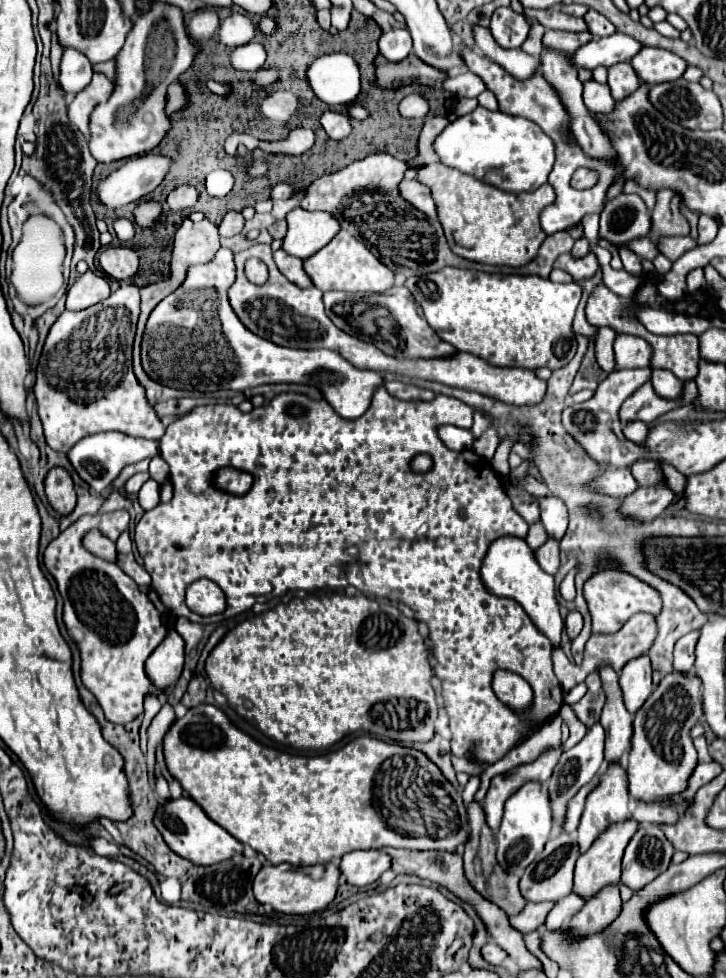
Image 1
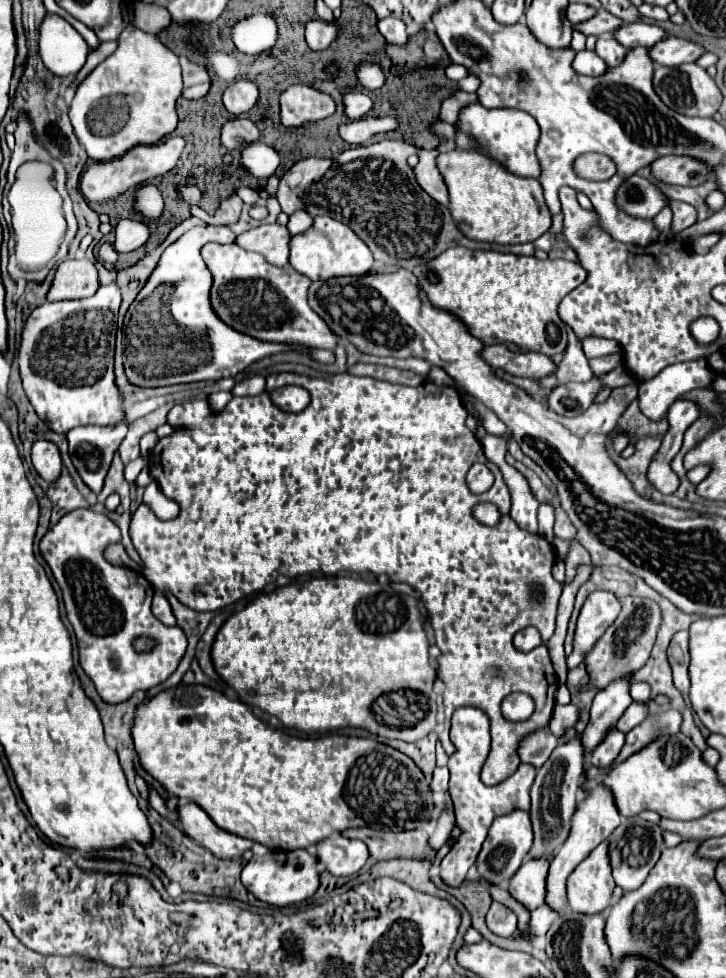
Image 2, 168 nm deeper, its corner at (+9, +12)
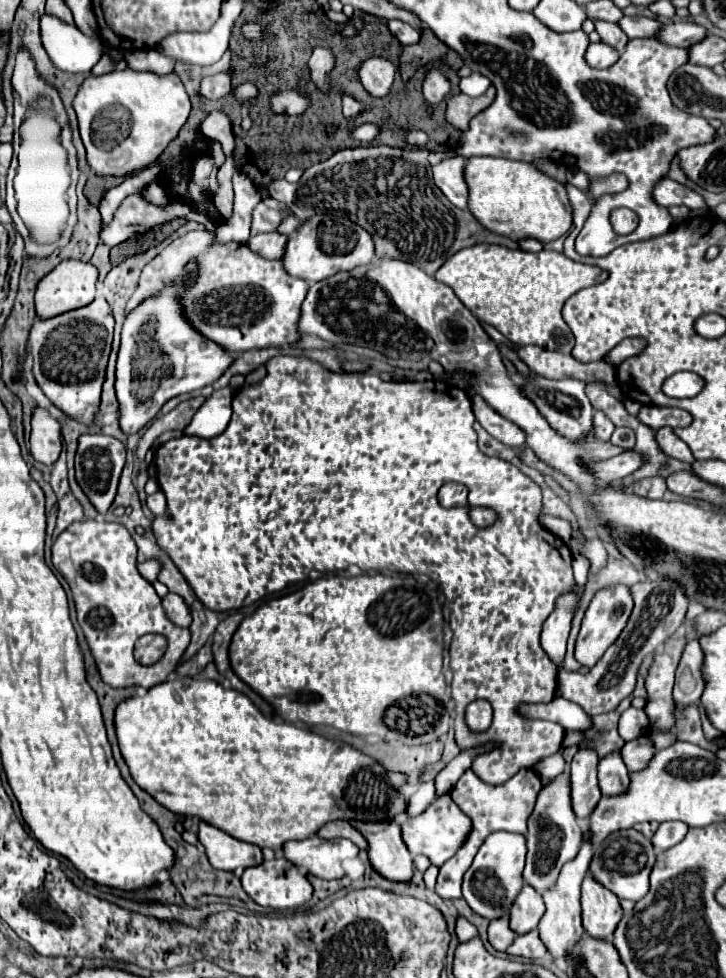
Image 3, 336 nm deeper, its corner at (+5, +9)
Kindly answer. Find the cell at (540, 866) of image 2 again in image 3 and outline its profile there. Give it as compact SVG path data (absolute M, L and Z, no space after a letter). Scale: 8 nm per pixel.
M523 885L519 897L515 899L515 903L511 907L509 927L517 935L525 935L525 933L537 929L537 923L543 917L543 913L545 913L545 905L543 905L541 893L537 893L529 885Z

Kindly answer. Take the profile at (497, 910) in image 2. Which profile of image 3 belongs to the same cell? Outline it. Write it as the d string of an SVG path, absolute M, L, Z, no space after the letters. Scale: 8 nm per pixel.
M495 919L489 923L489 943L495 951L505 951L515 939L515 933L509 929L507 919Z

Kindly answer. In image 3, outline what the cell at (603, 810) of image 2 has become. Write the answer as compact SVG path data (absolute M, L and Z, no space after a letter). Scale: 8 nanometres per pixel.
M583 841L581 845L581 851L577 853L577 857L573 861L569 861L567 865L563 865L561 869L561 875L557 879L557 885L553 889L549 889L543 899L545 899L545 915L541 917L539 921L539 937L541 941L545 943L547 951L551 953L553 959L561 959L561 957L567 957L569 955L569 949L585 935L585 929L581 925L581 903L579 903L579 887L581 887L581 881L583 877L587 875L587 867L589 867L589 861L591 861L591 855L593 855L593 845L587 841Z

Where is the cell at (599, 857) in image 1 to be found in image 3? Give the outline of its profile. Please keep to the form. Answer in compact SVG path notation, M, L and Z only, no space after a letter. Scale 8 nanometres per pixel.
M585 877L581 885L581 907L583 907L583 927L589 937L613 941L617 923L623 917L619 899L599 885L593 877Z

